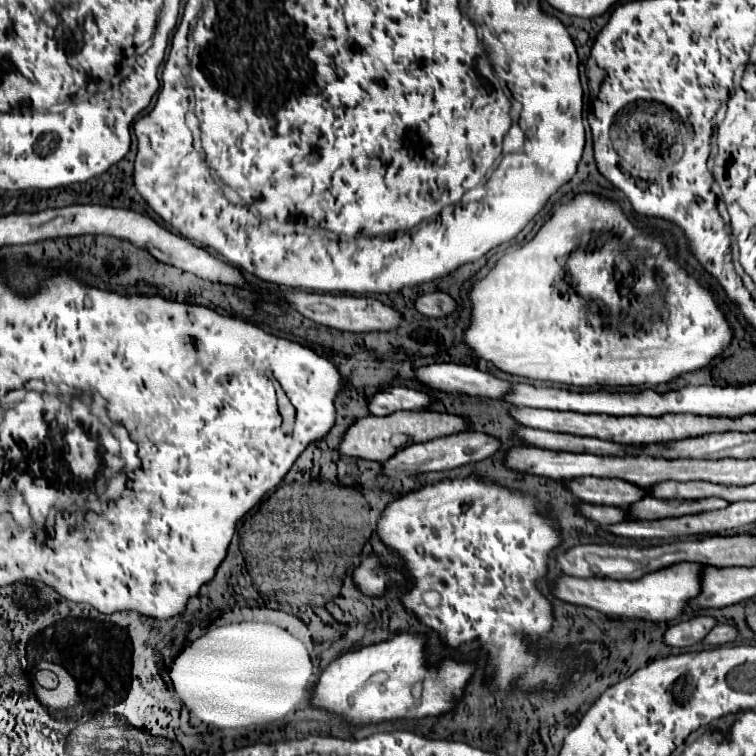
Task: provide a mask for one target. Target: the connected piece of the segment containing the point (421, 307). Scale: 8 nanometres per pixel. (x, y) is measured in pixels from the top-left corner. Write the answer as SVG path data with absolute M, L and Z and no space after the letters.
M432 292L432 294L422 294L416 298L414 302L414 308L424 314L424 316L430 316L430 318L440 318L440 316L446 316L448 312L454 310L454 300L444 294L444 292Z

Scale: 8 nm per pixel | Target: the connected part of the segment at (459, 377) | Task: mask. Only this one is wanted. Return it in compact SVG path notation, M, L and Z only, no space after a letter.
M430 364L416 370L416 380L430 390L464 396L502 398L510 390L510 382L494 378L490 372L480 372L464 364Z

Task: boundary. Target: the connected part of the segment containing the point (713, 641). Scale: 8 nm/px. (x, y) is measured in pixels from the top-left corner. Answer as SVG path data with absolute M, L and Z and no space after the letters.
M716 624L716 626L706 634L706 638L702 640L702 644L722 646L722 644L726 644L726 642L732 642L734 638L736 638L736 628L734 628L734 626Z

